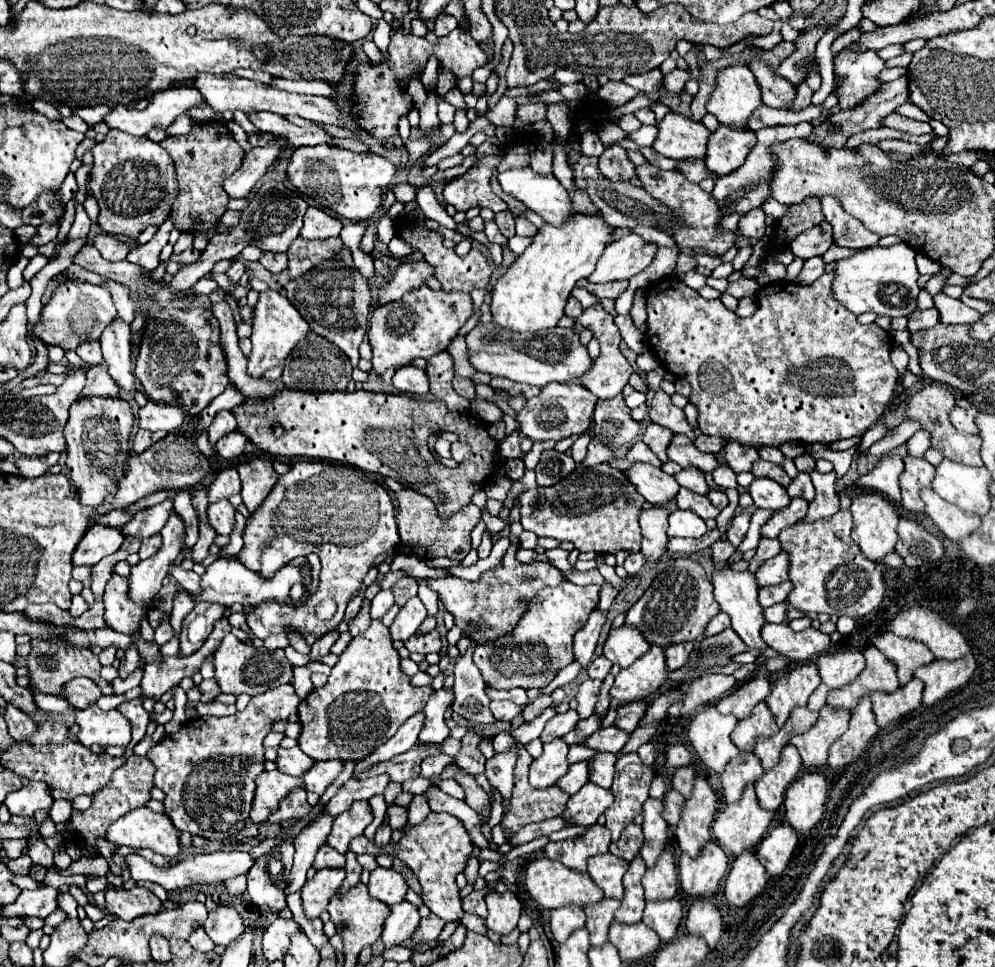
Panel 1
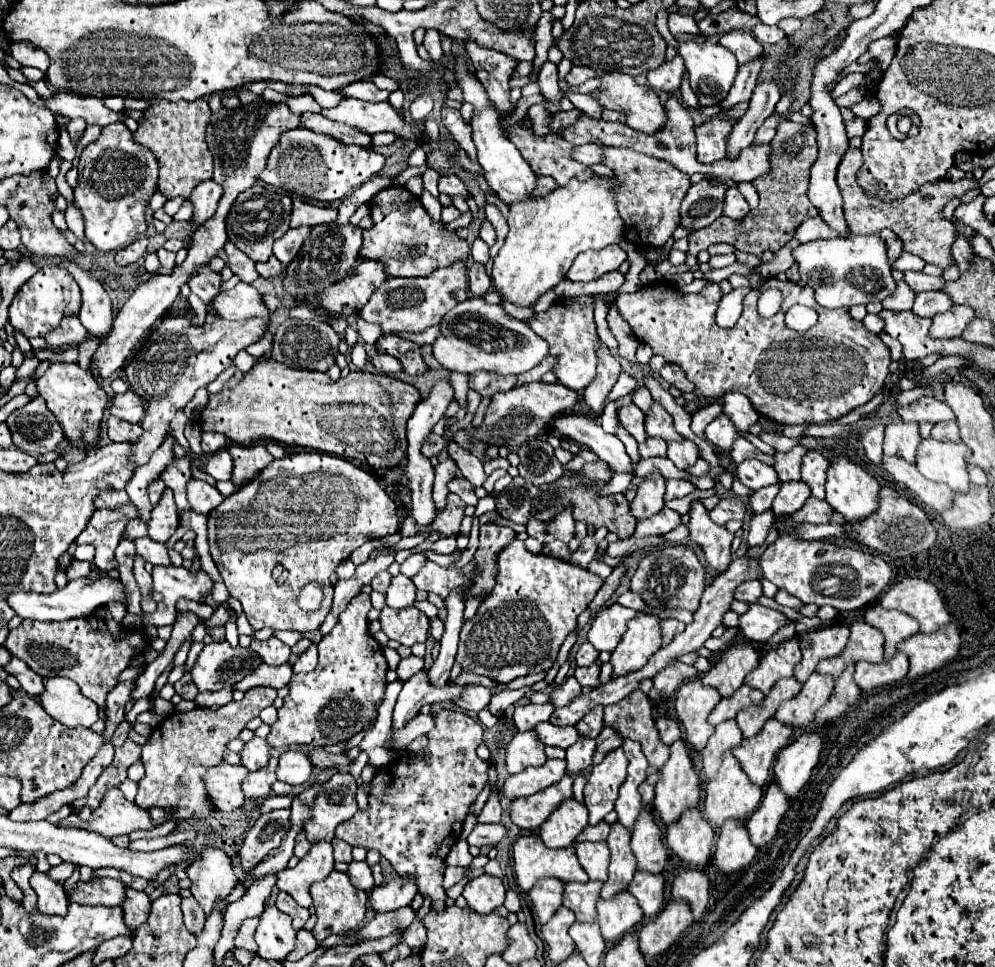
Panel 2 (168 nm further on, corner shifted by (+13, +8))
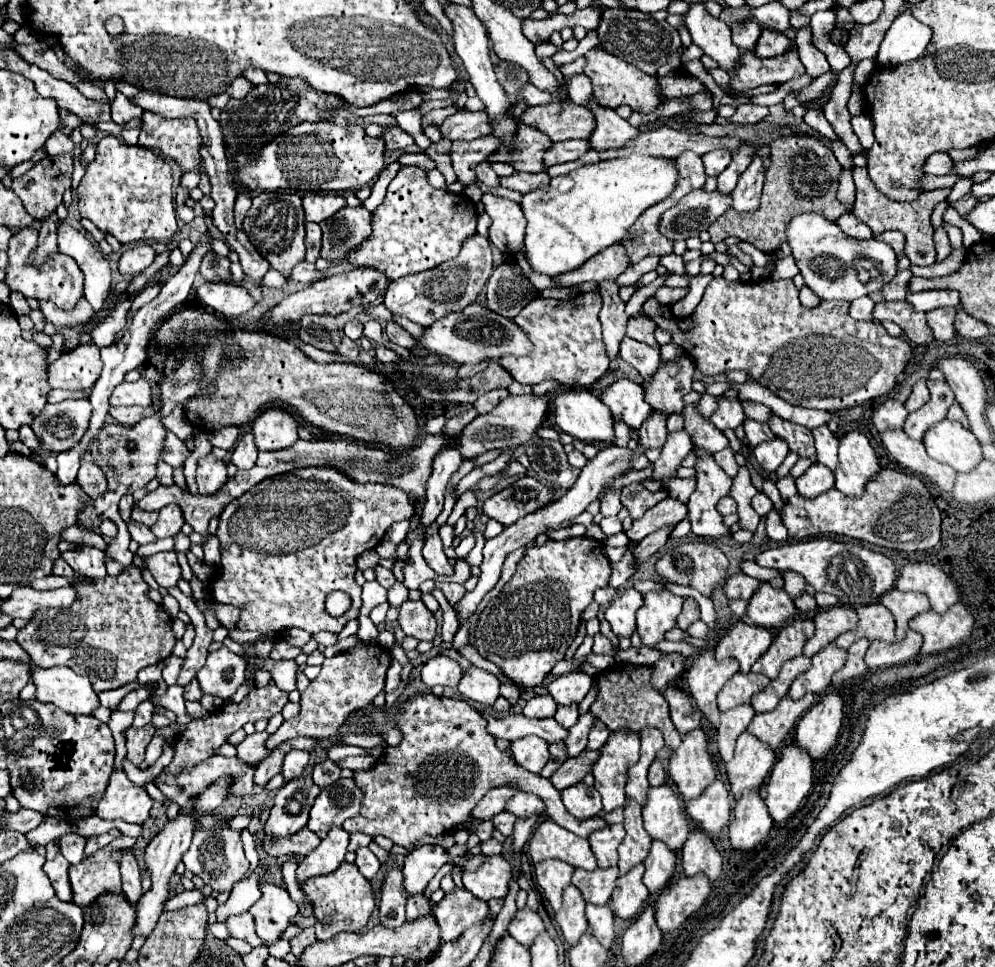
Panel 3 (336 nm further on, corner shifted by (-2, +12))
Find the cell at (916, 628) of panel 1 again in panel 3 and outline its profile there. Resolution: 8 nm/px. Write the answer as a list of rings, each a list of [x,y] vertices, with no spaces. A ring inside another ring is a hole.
[[[927,562],[905,564],[895,586],[901,592],[925,594],[931,602],[931,608],[939,614],[947,612],[951,606],[955,606],[955,602],[959,602],[959,594],[953,582],[935,564],[927,564]]]

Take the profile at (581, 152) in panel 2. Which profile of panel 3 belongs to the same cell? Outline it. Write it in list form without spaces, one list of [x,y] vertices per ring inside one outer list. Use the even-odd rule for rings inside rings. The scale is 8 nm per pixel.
[[[567,140],[567,142],[555,142],[553,148],[545,154],[545,164],[563,164],[569,160],[577,160],[583,154],[591,150],[589,140]]]

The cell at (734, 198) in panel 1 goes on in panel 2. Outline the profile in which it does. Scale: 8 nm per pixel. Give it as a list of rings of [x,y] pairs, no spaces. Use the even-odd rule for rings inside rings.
[[[704,178],[692,184],[680,204],[680,226],[686,230],[700,230],[722,216],[726,184]]]

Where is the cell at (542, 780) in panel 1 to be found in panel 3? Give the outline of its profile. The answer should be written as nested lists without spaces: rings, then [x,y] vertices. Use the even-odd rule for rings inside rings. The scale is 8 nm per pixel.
[[[525,736],[511,742],[511,750],[515,762],[533,774],[539,774],[549,760],[549,744],[537,736]]]

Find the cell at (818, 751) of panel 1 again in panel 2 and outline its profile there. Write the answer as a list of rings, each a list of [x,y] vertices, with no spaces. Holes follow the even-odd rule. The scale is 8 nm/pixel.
[[[812,672],[812,676],[802,684],[802,690],[794,698],[780,704],[780,708],[776,710],[776,718],[780,722],[792,724],[792,728],[812,726],[816,710],[832,694],[832,684],[832,676]]]

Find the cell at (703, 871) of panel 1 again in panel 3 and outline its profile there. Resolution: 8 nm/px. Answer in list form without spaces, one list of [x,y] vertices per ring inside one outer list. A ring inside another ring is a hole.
[[[715,780],[699,798],[687,802],[687,814],[699,830],[717,840],[731,818],[731,796],[723,780]]]

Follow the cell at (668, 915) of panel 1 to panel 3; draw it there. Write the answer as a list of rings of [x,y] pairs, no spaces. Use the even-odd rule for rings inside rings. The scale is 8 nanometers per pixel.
[[[653,840],[651,852],[643,862],[645,864],[643,884],[649,888],[653,896],[659,896],[659,892],[663,892],[663,888],[669,886],[675,874],[675,862],[677,862],[675,852],[671,852],[663,842]]]

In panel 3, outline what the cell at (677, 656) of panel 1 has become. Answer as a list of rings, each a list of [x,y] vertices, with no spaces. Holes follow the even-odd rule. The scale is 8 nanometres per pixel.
[[[691,600],[691,602],[685,602],[683,604],[683,610],[681,610],[681,614],[679,614],[679,618],[677,618],[677,626],[681,628],[681,630],[687,630],[693,622],[697,622],[699,620],[699,606],[697,606],[697,602],[695,600]]]

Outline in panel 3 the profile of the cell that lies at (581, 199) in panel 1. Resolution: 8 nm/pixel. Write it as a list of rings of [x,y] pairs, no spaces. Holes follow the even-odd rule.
[[[515,172],[507,178],[501,178],[501,186],[517,190],[521,194],[539,190],[551,182],[551,176],[547,172],[537,172],[537,174],[525,174],[525,172]]]

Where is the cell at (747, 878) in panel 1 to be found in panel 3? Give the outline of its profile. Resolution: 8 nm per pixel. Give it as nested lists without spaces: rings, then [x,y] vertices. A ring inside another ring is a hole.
[[[743,792],[741,800],[735,804],[733,820],[729,824],[729,842],[735,850],[753,850],[767,838],[771,826],[773,820],[769,818],[759,792]]]

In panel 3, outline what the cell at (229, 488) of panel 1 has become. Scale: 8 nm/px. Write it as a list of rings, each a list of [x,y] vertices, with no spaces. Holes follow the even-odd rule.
[[[249,432],[249,434],[245,434],[245,436],[237,442],[237,446],[233,448],[233,452],[231,452],[231,462],[233,462],[237,468],[247,470],[247,468],[251,468],[251,464],[255,464],[255,460],[257,460],[257,448],[255,448],[255,444],[253,444],[253,434]]]

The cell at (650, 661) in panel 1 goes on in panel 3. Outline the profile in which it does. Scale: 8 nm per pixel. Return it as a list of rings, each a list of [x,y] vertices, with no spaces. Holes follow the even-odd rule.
[[[669,590],[645,594],[645,604],[637,612],[637,632],[645,646],[655,646],[665,640],[665,632],[675,628],[683,600]]]

